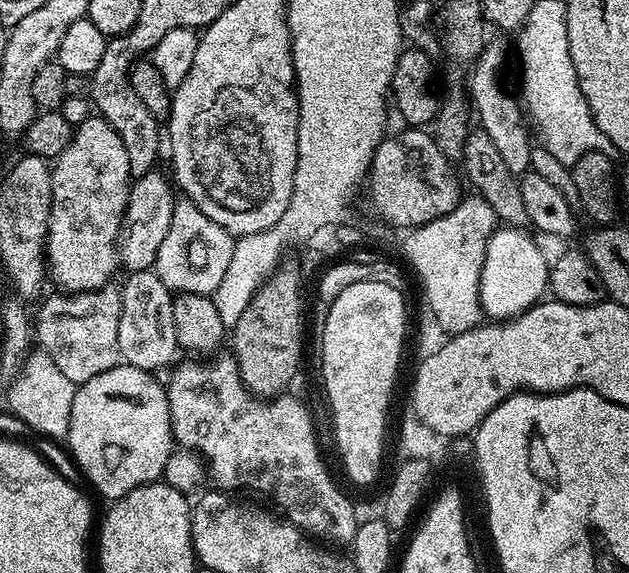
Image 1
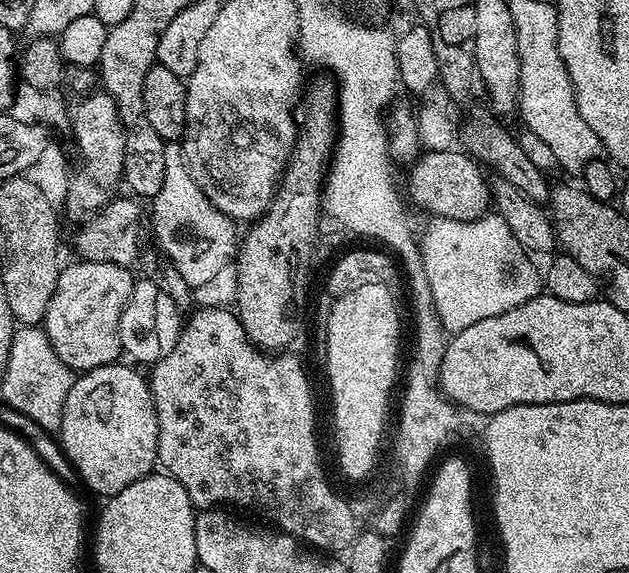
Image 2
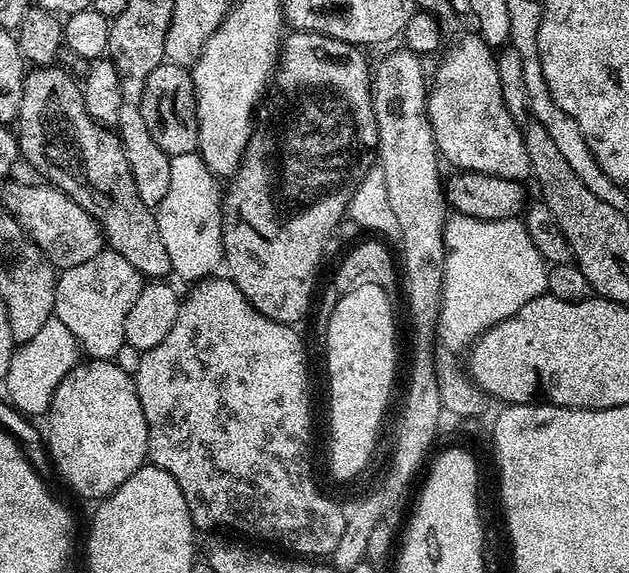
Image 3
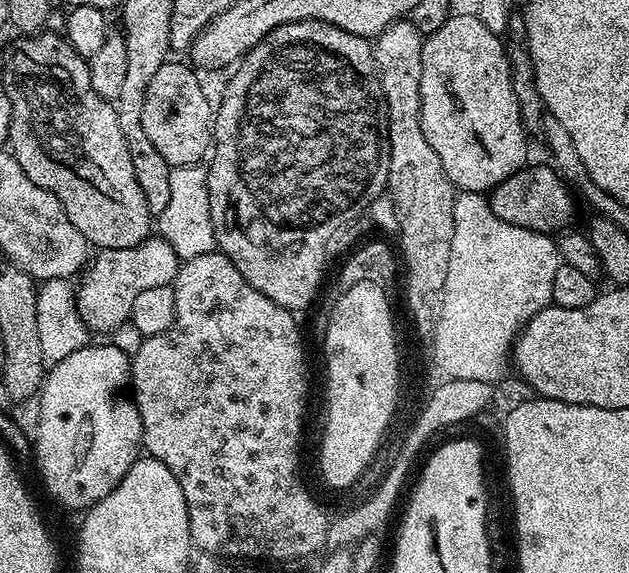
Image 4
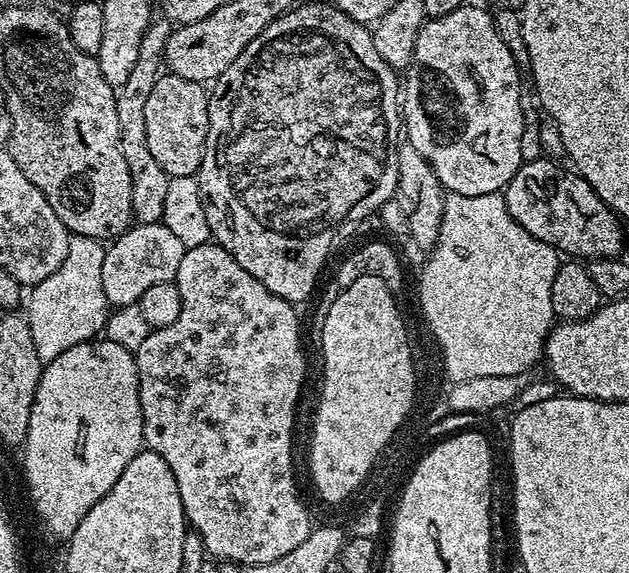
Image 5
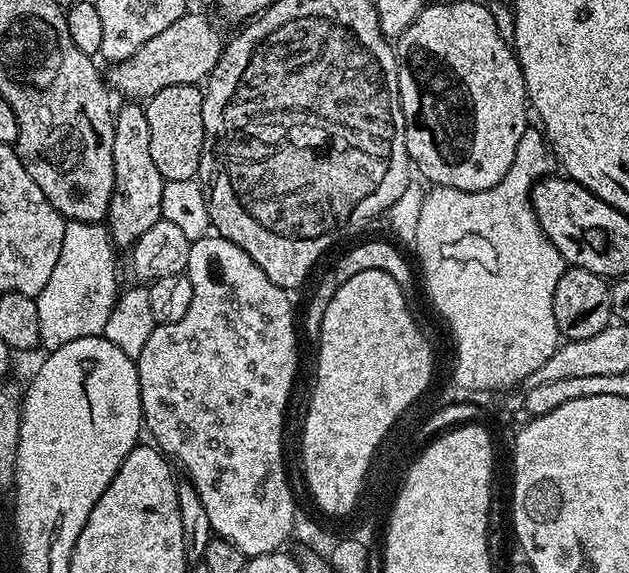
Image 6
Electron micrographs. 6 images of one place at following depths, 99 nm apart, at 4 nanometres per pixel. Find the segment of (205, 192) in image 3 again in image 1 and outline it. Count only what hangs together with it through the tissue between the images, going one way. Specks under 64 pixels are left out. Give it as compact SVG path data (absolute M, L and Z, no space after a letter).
M180 198L174 206L174 216L170 218L170 230L166 230L162 246L158 246L154 270L173 293L193 292L196 295L207 296L216 292L218 282L222 282L226 266L230 266L230 254L234 254L233 236L225 228L218 226L218 222L210 222L210 218L206 218L206 214L202 214L202 210L198 210L198 206L194 206L192 200Z

